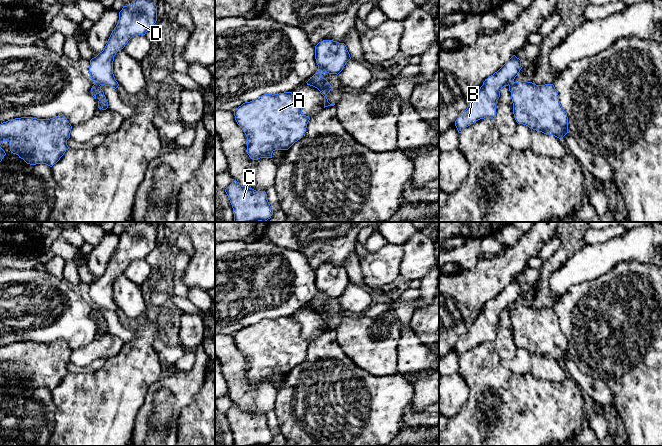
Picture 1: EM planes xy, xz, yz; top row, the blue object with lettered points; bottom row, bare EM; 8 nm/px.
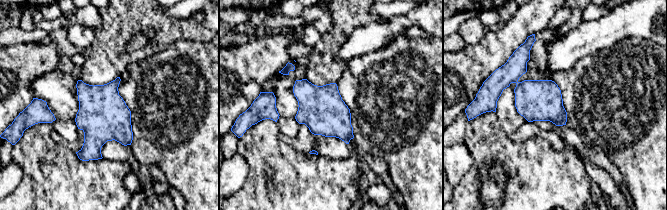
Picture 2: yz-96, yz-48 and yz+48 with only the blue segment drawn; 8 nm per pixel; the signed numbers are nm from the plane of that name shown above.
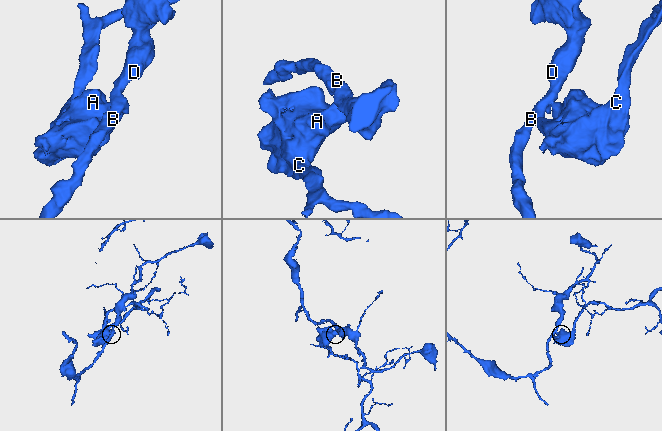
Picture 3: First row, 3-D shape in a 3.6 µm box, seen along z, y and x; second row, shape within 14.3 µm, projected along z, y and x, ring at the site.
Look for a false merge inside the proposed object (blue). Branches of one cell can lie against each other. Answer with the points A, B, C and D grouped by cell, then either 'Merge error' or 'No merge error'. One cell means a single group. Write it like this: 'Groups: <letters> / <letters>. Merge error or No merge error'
Groups: A C / B D. Merge error

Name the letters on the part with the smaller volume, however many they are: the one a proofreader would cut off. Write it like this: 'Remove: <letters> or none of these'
Remove: B, D

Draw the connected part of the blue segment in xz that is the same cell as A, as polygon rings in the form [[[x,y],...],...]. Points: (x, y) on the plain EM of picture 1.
[[[292,316],[264,318],[236,332],[234,340],[247,361],[247,378],[253,384],[272,382],[275,374],[288,374],[303,361],[310,344],[302,337],[301,326]]]

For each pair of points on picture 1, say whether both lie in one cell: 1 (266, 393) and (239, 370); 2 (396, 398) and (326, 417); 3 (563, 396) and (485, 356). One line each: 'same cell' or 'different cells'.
1: same cell
2: same cell
3: same cell

